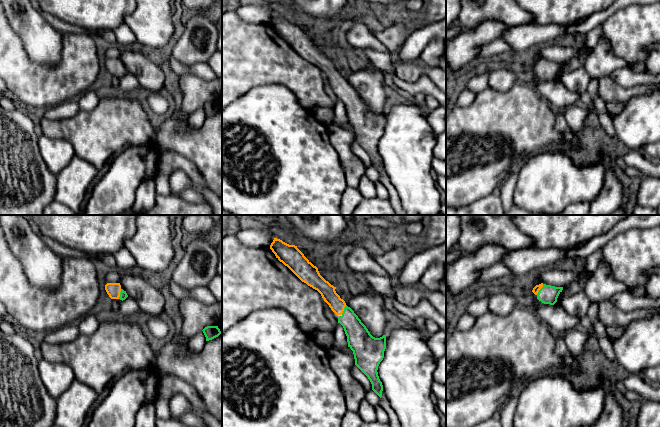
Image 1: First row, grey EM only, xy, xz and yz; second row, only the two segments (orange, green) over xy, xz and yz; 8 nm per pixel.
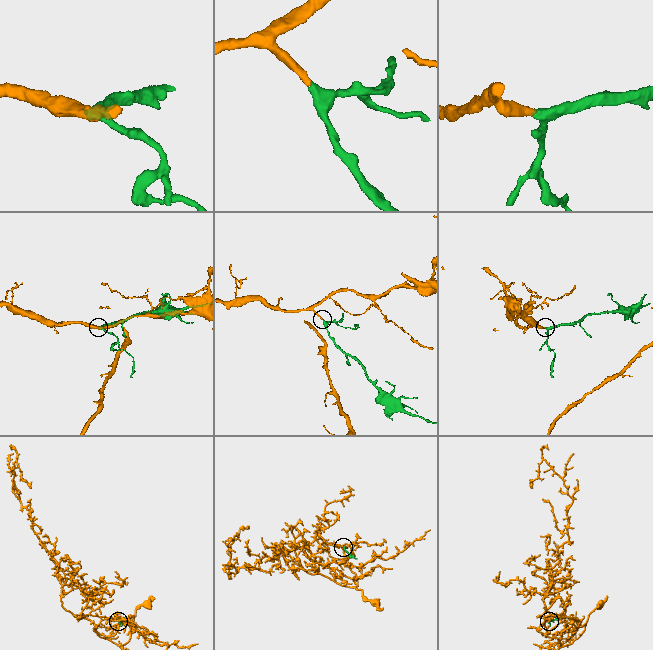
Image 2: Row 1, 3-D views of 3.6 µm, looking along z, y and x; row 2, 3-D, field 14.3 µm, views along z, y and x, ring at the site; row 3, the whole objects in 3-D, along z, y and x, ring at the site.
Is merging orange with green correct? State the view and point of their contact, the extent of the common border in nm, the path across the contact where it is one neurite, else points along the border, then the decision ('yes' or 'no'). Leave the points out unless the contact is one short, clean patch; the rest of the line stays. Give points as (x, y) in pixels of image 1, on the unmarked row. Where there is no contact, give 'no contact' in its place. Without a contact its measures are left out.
yz (540, 64) | 110 nm | across yz (536, 65), (540, 64), (548, 70) | yes

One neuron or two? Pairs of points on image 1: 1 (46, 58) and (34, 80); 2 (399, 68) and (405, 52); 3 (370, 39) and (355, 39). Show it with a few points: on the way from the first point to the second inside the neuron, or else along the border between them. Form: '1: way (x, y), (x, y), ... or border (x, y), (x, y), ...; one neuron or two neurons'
1: border (24, 49), (43, 65), (54, 65), (62, 51); two neurons
2: border (402, 59), (413, 60); two neurons
3: way (366, 39), (359, 39); one neuron

